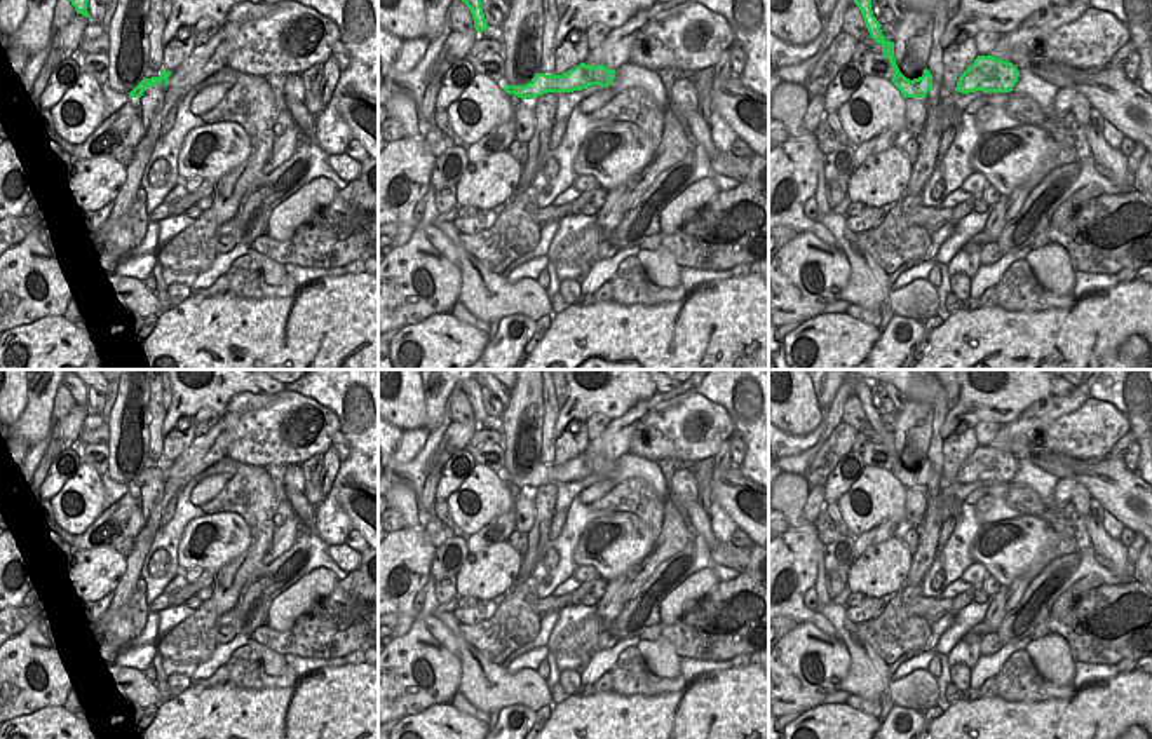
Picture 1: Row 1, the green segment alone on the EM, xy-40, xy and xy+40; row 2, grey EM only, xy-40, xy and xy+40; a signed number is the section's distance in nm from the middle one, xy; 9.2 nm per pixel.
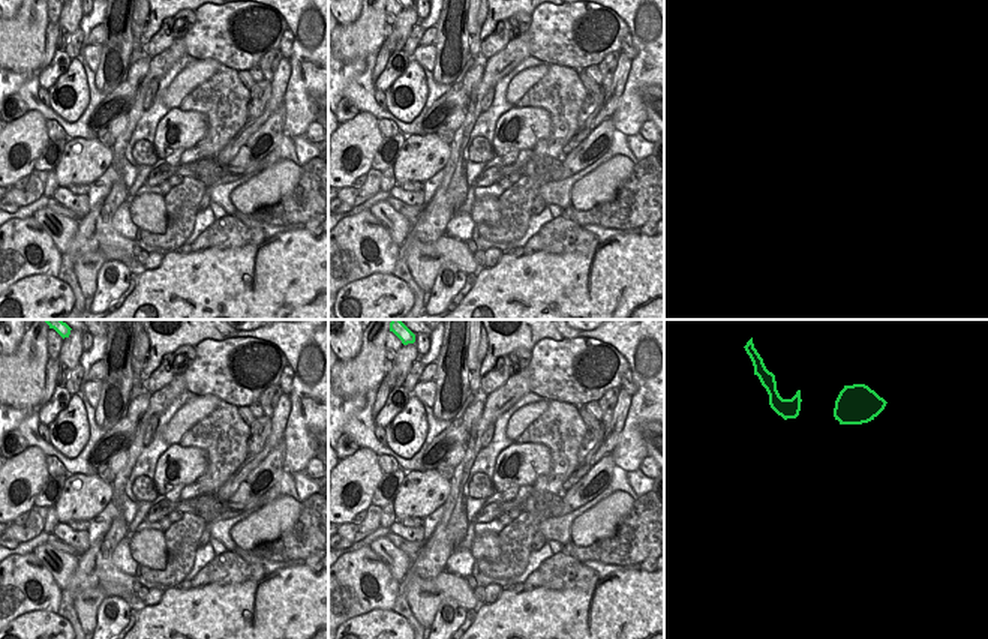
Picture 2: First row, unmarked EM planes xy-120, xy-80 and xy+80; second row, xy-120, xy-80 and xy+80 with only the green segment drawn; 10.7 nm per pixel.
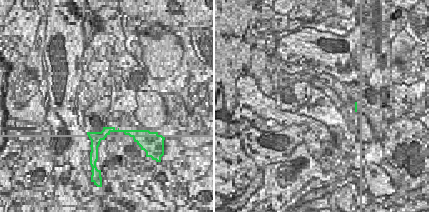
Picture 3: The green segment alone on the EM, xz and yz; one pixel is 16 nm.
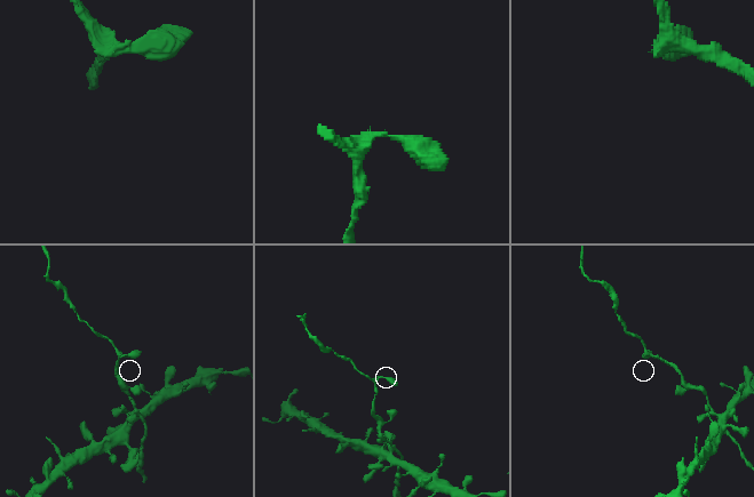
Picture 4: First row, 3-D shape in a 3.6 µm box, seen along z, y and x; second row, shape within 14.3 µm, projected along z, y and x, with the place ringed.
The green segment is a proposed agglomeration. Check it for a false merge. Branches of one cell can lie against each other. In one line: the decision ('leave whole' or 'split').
leave whole

